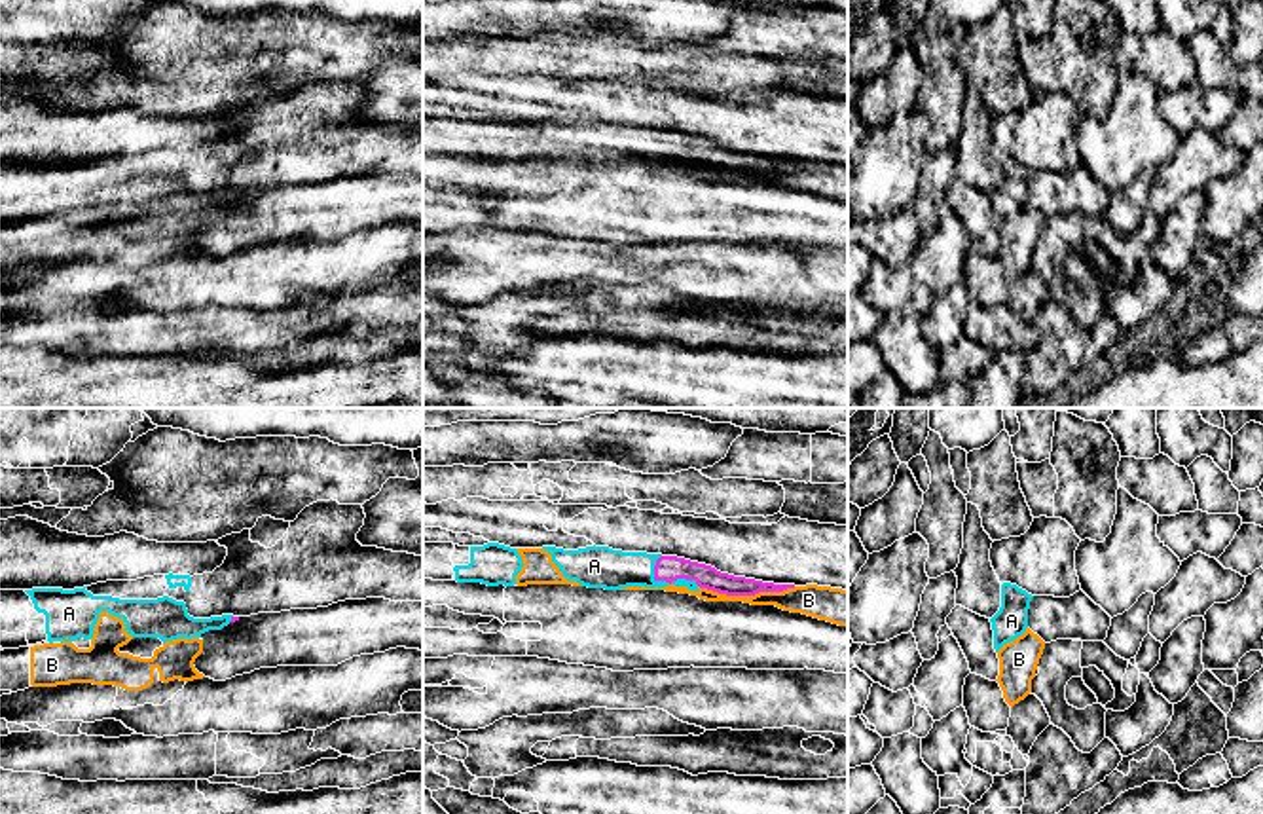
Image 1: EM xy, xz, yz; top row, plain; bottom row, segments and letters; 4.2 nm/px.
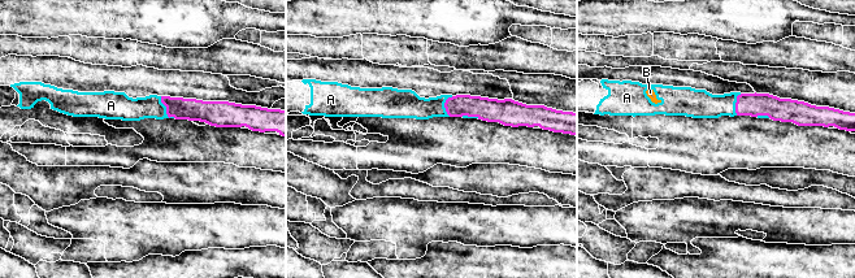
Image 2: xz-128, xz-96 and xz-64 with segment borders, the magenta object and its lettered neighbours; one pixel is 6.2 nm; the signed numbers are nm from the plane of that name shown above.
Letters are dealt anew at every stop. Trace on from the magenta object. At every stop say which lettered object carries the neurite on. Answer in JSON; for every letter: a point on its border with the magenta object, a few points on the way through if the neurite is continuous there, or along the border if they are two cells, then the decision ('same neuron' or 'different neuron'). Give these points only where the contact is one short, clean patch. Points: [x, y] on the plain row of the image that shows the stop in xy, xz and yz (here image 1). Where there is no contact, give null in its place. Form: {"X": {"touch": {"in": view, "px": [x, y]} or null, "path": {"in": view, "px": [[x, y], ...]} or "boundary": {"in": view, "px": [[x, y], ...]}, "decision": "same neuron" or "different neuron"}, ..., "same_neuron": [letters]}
{"A": {"touch": {"in": "xz", "px": [668, 156]}, "path": {"in": "xz", "px": [[668, 143], [668, 156], [647, 145], [611, 145]]}, "decision": "same neuron"}, "B": {"touch": {"in": "xz", "px": [748, 169]}, "decision": "different neuron"}, "same_neuron": ["A"]}

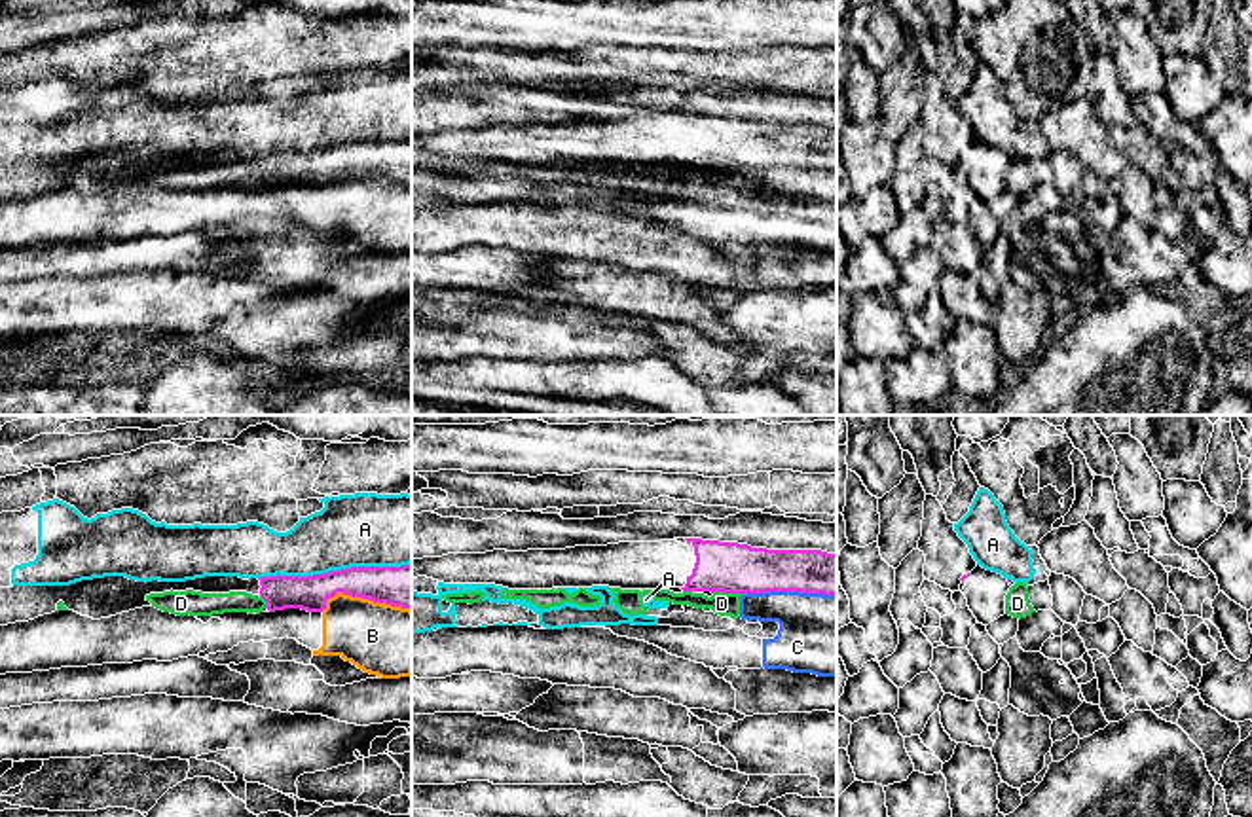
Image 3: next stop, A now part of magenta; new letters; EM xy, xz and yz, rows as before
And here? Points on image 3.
{"A": {"touch": {"in": "xy", "px": [334, 146]}, "decision": "different neuron"}, "B": {"touch": {"in": "xy", "px": [365, 173]}, "decision": "different neuron"}, "C": {"touch": {"in": "xz", "px": [790, 165]}, "decision": "different neuron"}, "D": {"touch": {"in": "xz", "px": [727, 167]}, "boundary": {"in": "xz", "px": [[742, 167], [714, 169]]}, "decision": "different neuron"}, "same_neuron": []}

